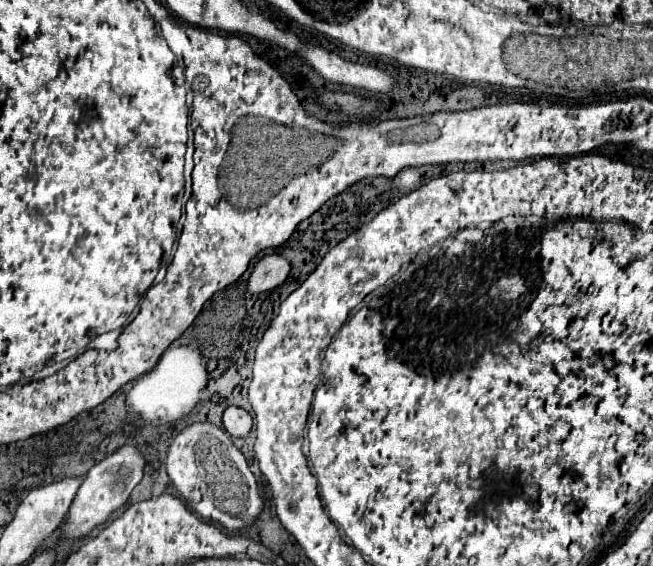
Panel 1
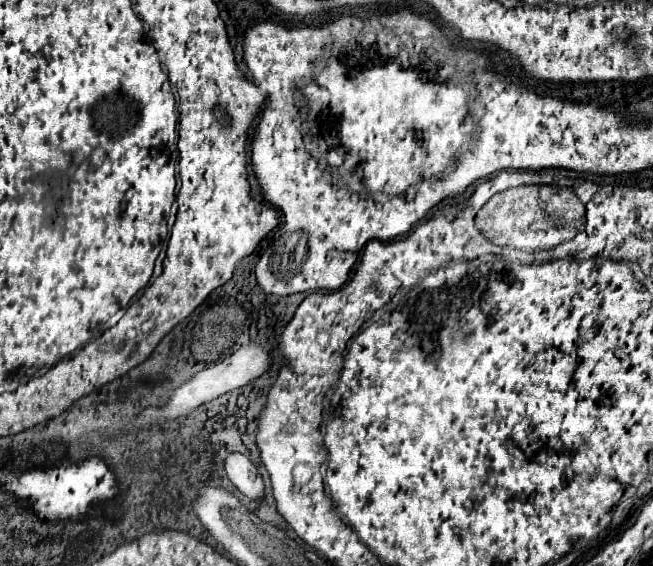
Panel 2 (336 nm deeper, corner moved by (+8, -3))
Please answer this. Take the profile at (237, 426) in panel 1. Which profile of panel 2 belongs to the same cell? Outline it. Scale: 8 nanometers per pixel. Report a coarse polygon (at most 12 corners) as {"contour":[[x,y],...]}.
{"contour":[[247,456],[225,460],[231,484],[249,500],[265,498],[265,482]]}

